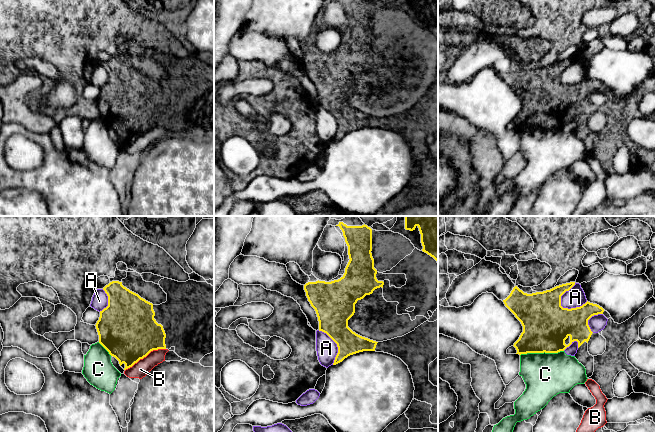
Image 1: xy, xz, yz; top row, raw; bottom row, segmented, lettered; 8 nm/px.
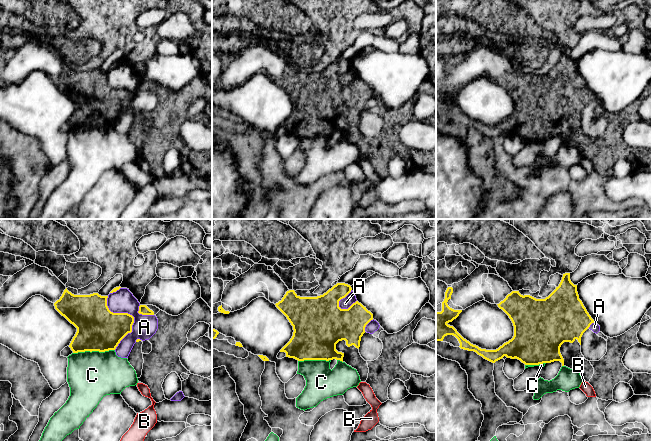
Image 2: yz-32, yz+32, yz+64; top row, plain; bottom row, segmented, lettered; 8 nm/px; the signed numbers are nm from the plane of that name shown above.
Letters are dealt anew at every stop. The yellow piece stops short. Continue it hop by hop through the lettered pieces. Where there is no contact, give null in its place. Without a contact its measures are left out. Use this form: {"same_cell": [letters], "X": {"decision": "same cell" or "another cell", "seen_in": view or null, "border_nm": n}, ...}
{"same_cell": [], "A": {"decision": "another cell", "seen_in": "yz", "border_nm": 220}, "B": {"decision": "another cell", "seen_in": "xy", "border_nm": 380}, "C": {"decision": "another cell", "seen_in": "yz", "border_nm": 360}}

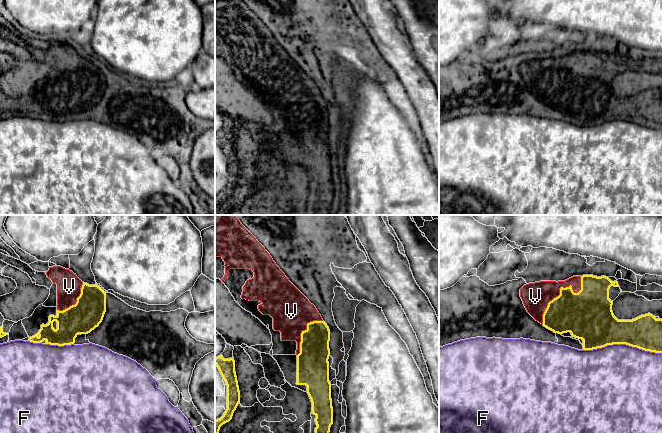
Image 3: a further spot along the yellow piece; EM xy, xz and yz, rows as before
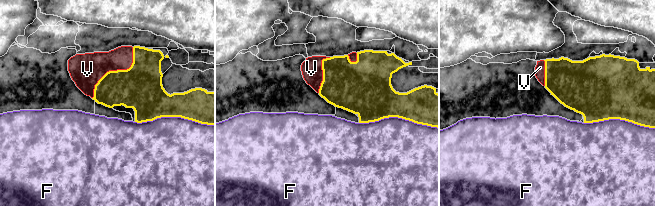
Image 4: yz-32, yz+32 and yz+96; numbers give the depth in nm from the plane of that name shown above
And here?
{"same_cell": ["V"], "F": {"decision": "another cell", "seen_in": "yz", "border_nm": 650}, "V": {"decision": "same cell", "seen_in": "yz", "border_nm": 500}}

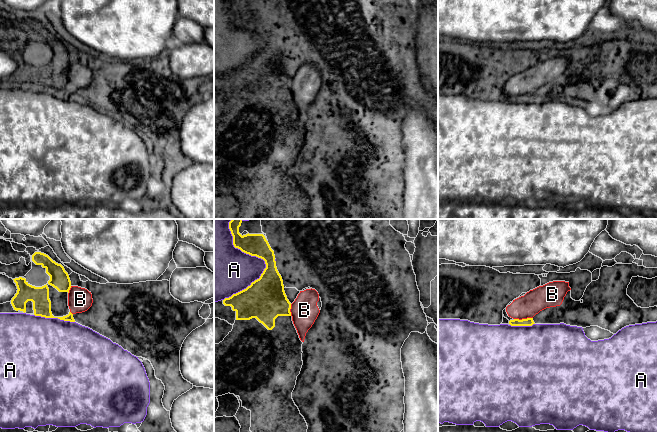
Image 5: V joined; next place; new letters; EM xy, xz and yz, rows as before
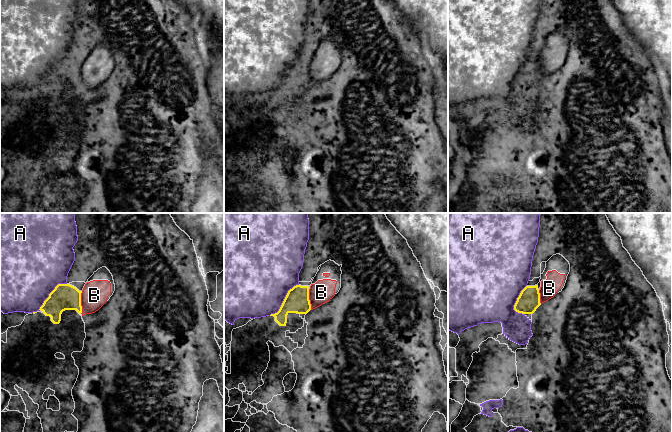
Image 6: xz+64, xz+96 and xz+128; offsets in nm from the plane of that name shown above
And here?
{"same_cell": [], "A": {"decision": "another cell", "seen_in": "xz", "border_nm": 600}, "B": {"decision": "another cell", "seen_in": "yz", "border_nm": 150}}

